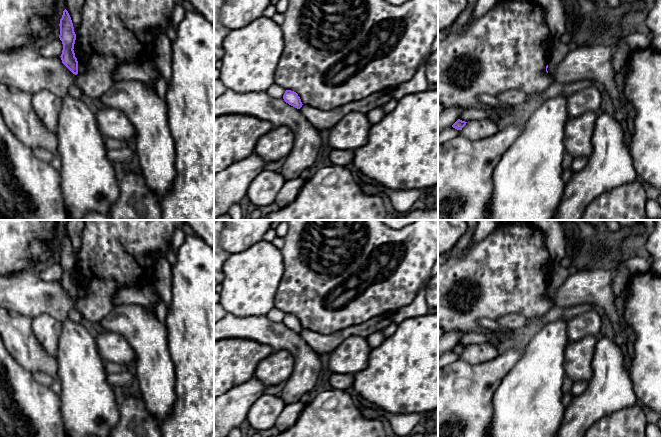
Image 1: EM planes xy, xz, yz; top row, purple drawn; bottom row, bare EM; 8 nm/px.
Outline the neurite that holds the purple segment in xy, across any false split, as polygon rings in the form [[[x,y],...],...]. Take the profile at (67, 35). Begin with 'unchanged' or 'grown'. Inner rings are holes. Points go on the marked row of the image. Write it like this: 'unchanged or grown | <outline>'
unchanged | [[[63,11],[62,18],[60,19],[60,35],[59,38],[63,44],[61,54],[62,63],[75,75],[78,74],[78,61],[74,53],[74,44],[76,34],[74,32],[73,23],[68,11]]]

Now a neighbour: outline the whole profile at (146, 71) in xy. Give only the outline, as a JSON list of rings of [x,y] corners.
[[[139,60],[135,63],[125,63],[120,65],[114,74],[114,79],[116,81],[141,81],[153,85],[160,75],[154,61]]]

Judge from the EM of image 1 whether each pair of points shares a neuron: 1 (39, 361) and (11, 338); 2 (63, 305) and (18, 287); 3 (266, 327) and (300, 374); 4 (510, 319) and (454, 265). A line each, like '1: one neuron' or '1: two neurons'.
1: one neuron
2: one neuron
3: one neuron
4: two neurons

